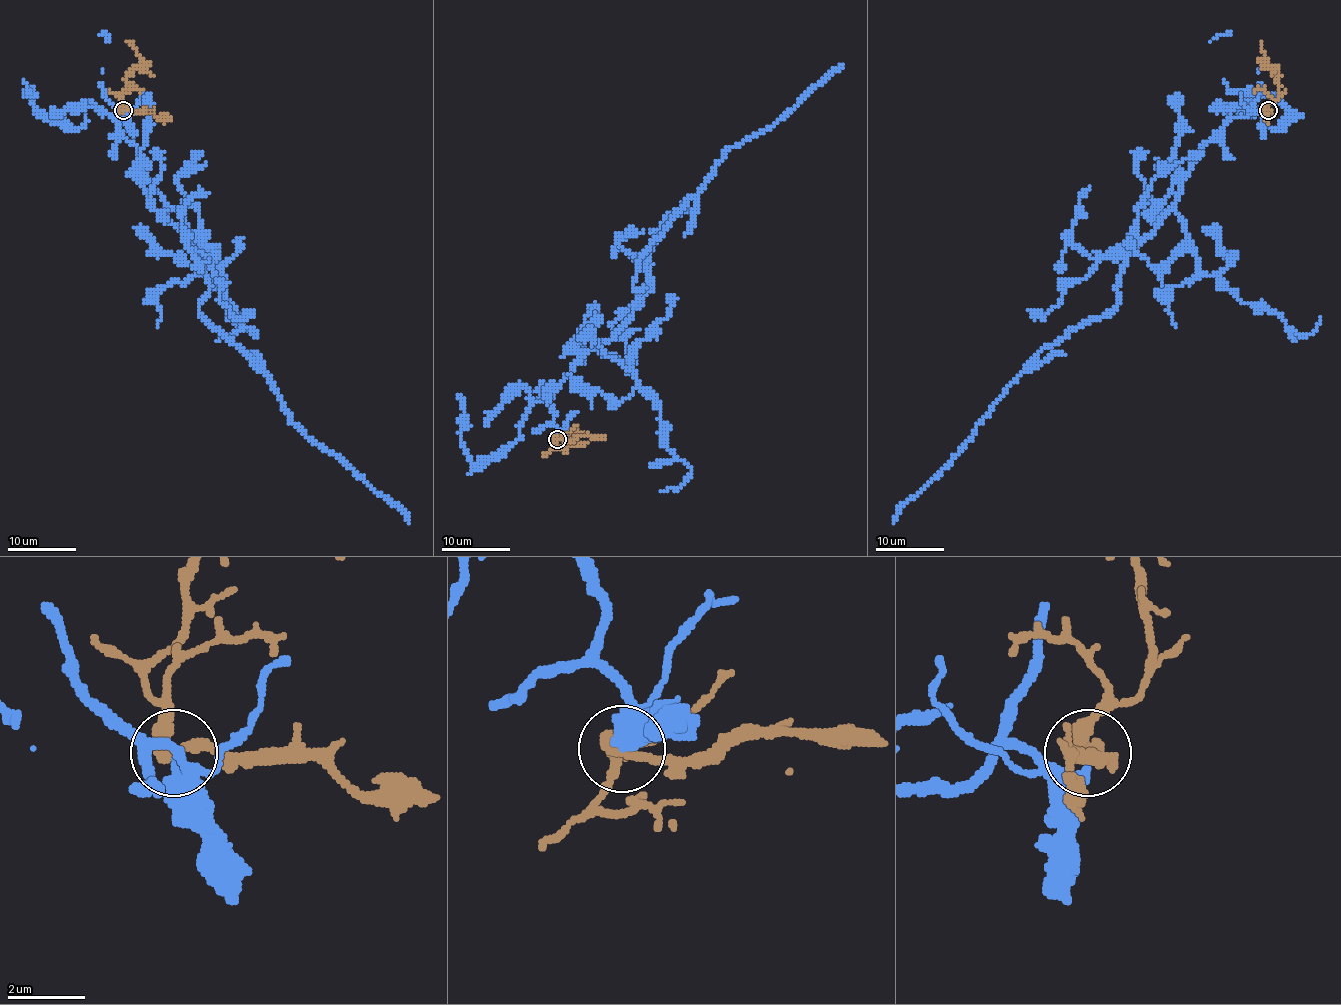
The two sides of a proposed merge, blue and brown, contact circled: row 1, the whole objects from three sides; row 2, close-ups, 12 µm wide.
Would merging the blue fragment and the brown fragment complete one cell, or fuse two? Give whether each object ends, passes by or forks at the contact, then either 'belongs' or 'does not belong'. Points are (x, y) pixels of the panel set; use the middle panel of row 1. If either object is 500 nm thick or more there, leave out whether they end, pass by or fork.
blue ends; brown passes by; does not belong

